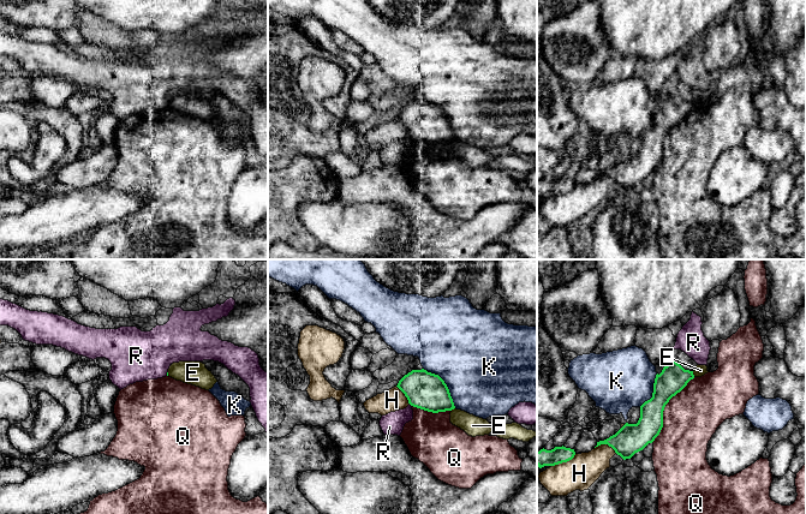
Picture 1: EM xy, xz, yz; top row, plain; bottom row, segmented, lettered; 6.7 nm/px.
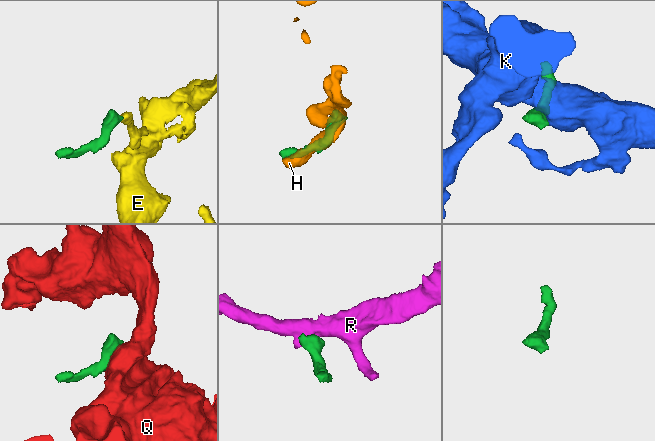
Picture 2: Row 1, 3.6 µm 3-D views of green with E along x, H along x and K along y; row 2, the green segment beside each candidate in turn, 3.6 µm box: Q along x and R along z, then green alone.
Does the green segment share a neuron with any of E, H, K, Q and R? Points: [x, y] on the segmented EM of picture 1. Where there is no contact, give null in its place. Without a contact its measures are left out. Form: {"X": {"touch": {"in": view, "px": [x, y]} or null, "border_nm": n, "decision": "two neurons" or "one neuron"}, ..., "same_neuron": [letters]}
{"E": {"touch": {"in": "yz", "px": [692, 374]}, "border_nm": 40, "decision": "two neurons"}, "H": {"touch": {"in": "yz", "px": [563, 461]}, "border_nm": 190, "decision": "two neurons"}, "K": {"touch": {"in": "xz", "px": [446, 384]}, "border_nm": 340, "decision": "two neurons"}, "Q": {"touch": {"in": "yz", "px": [663, 408]}, "border_nm": 550, "decision": "two neurons"}, "R": {"touch": {"in": "xy", "px": [167, 374]}, "border_nm": 30, "decision": "two neurons"}, "same_neuron": []}

